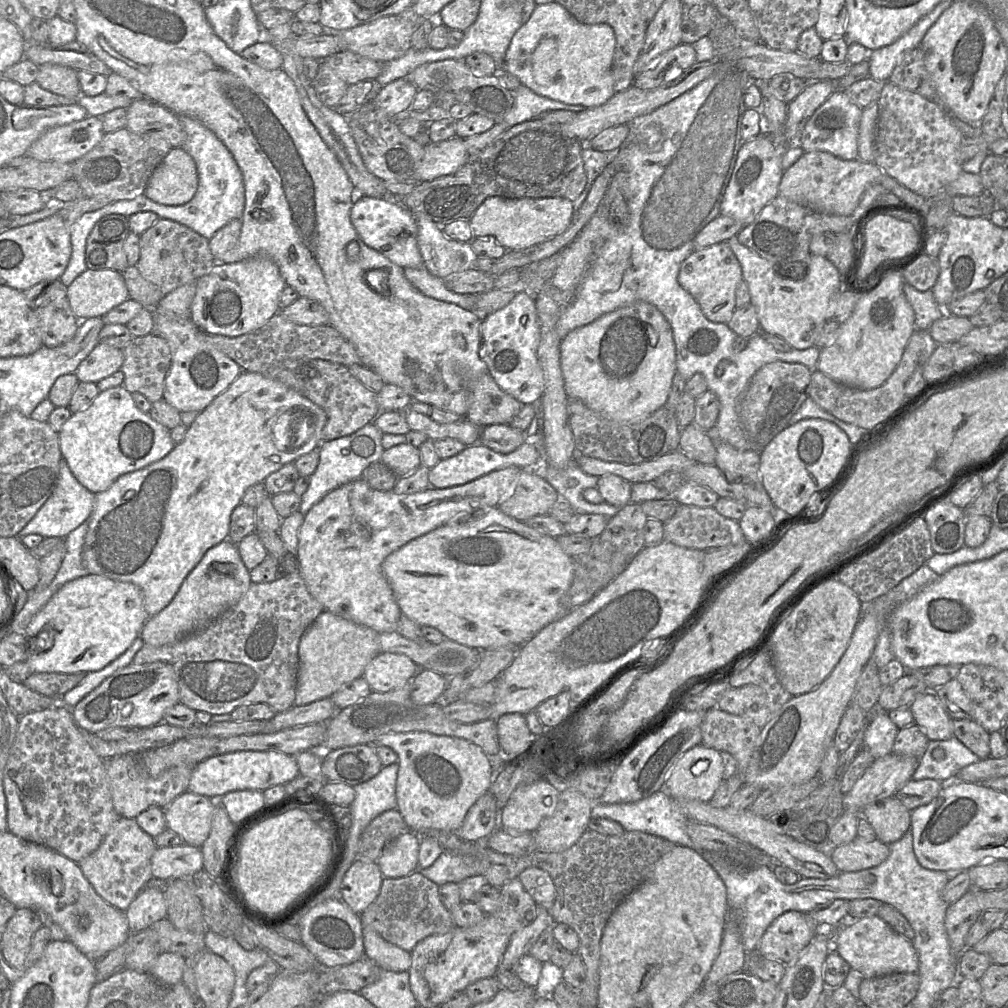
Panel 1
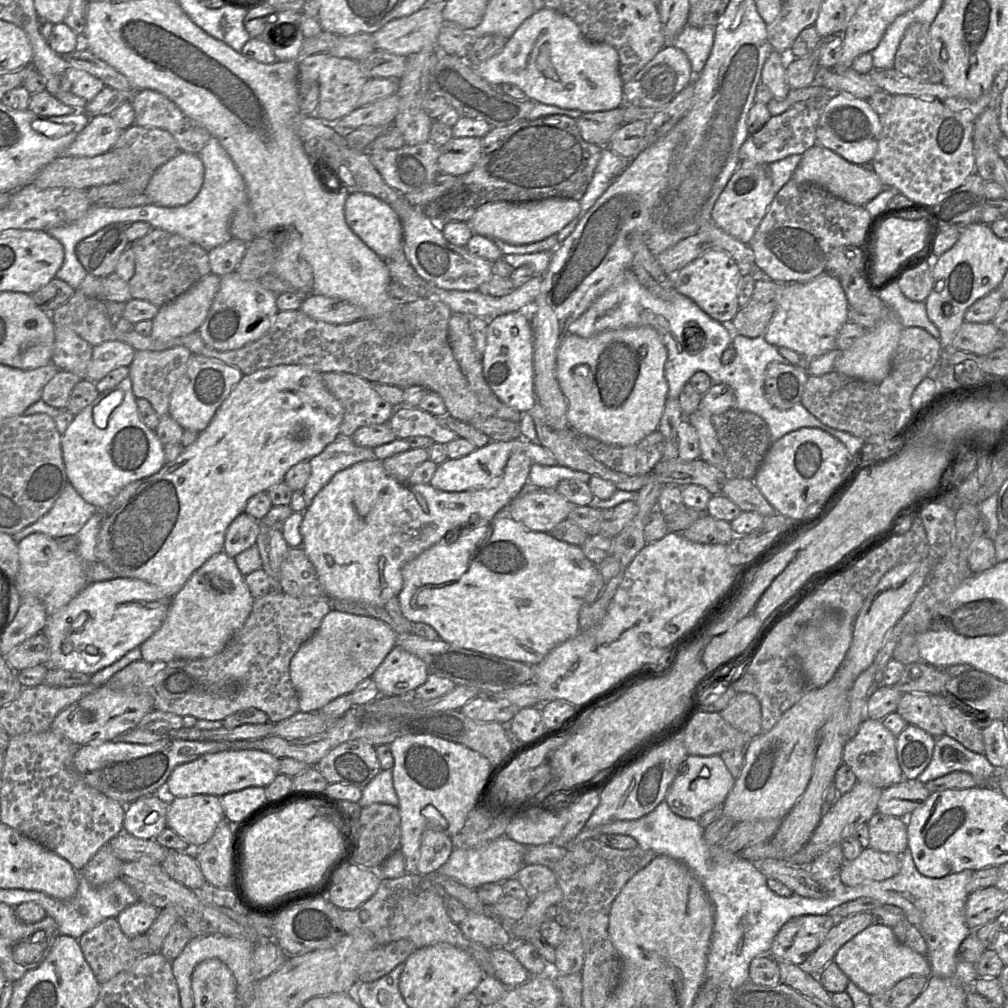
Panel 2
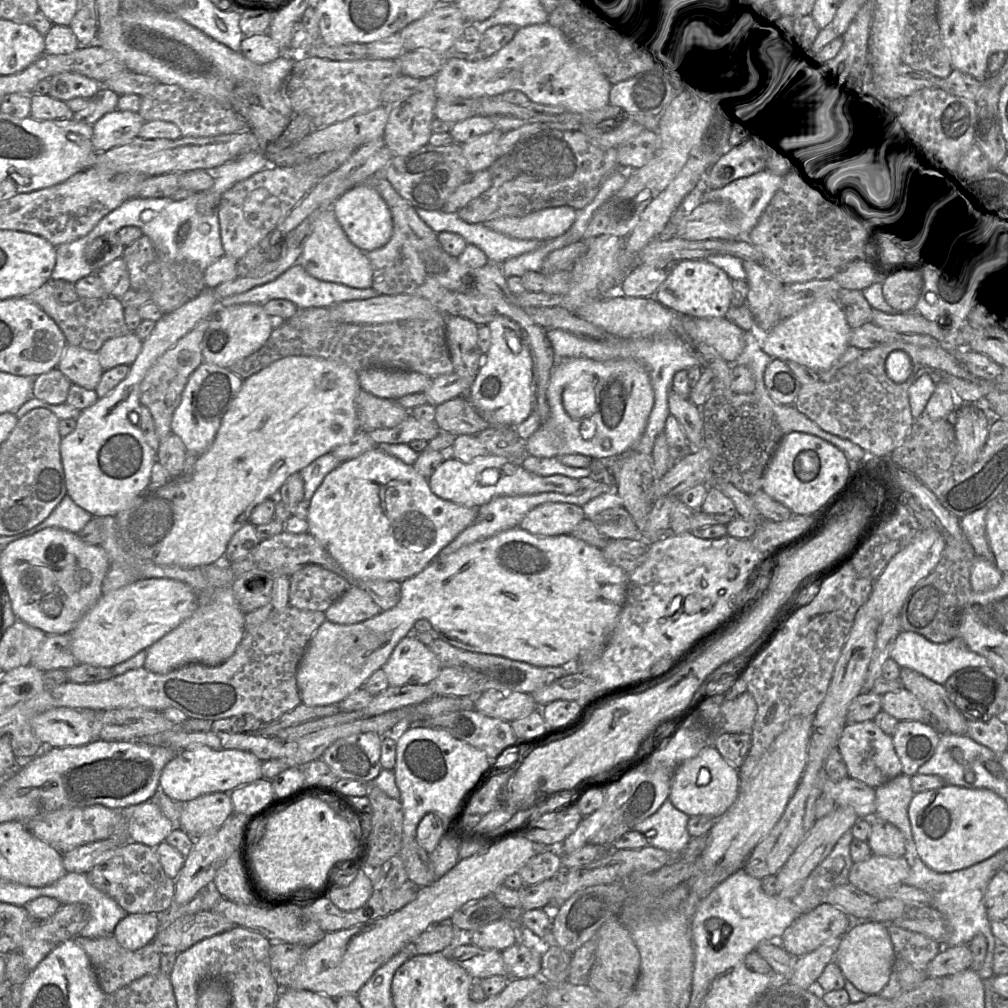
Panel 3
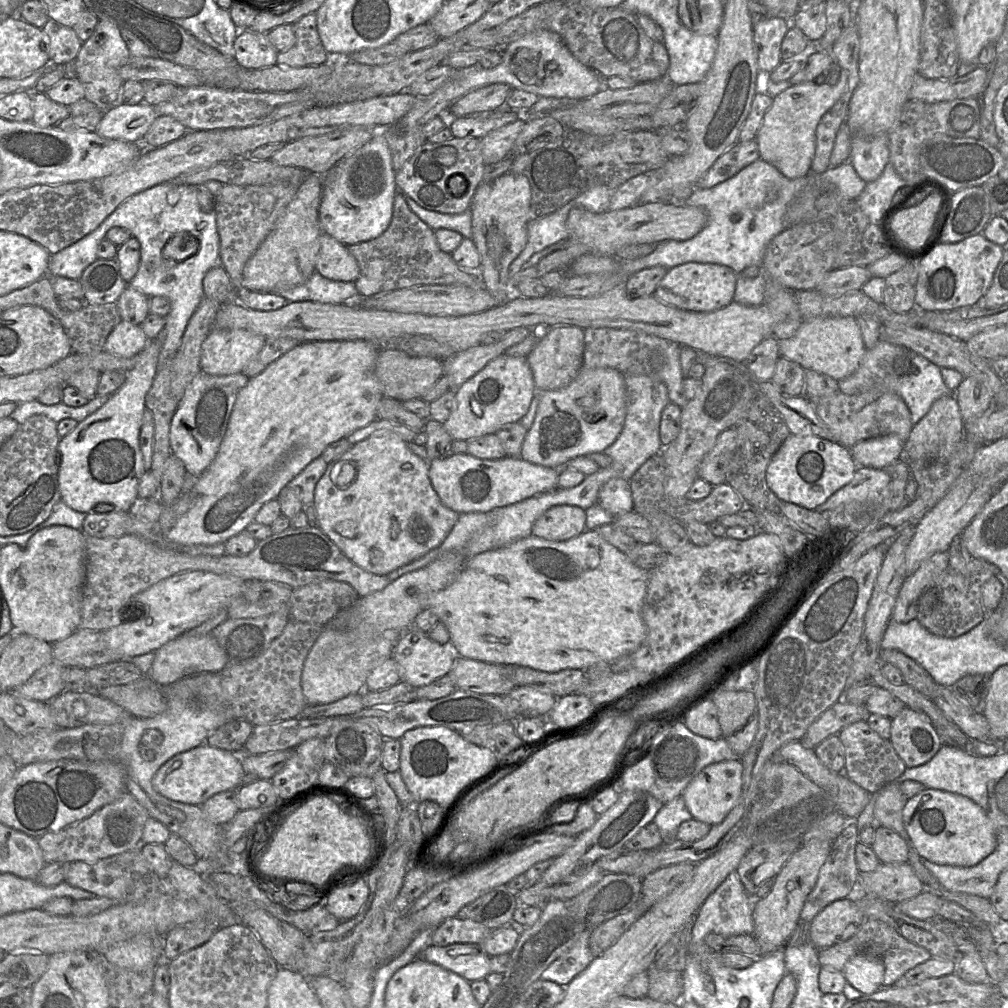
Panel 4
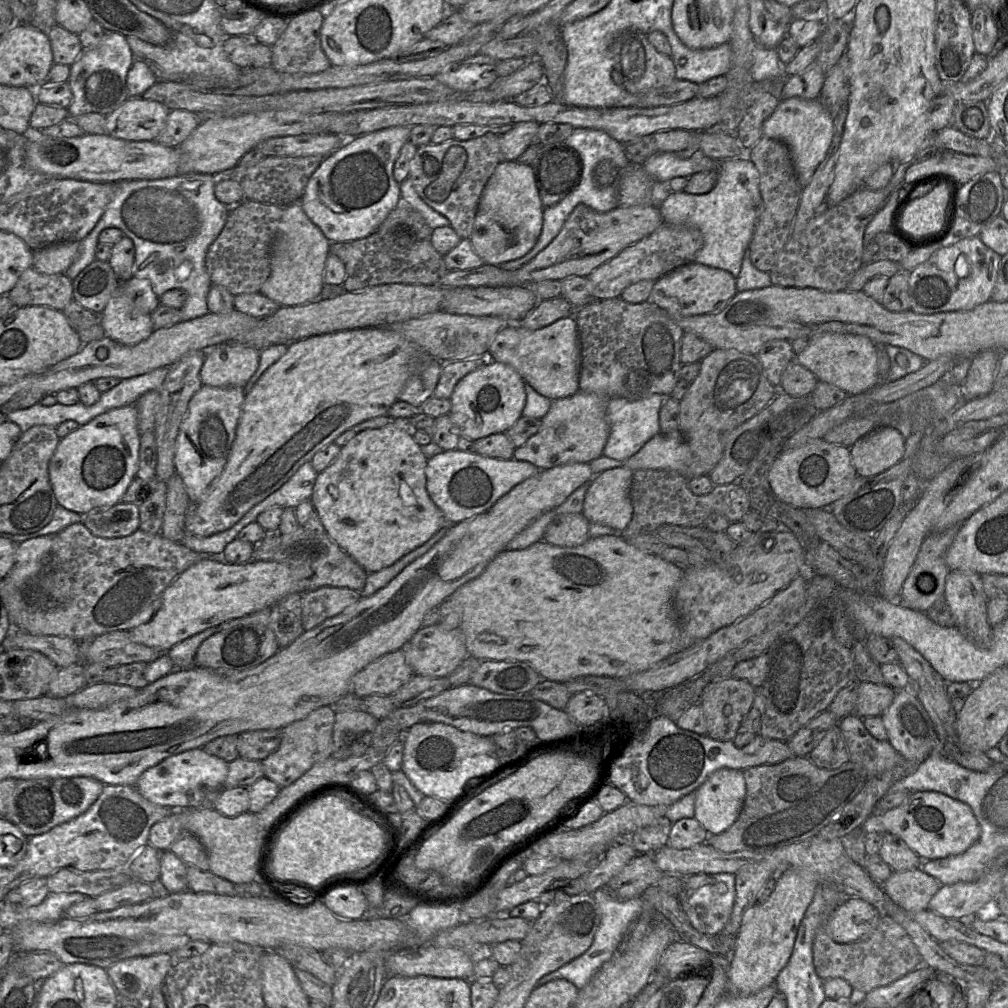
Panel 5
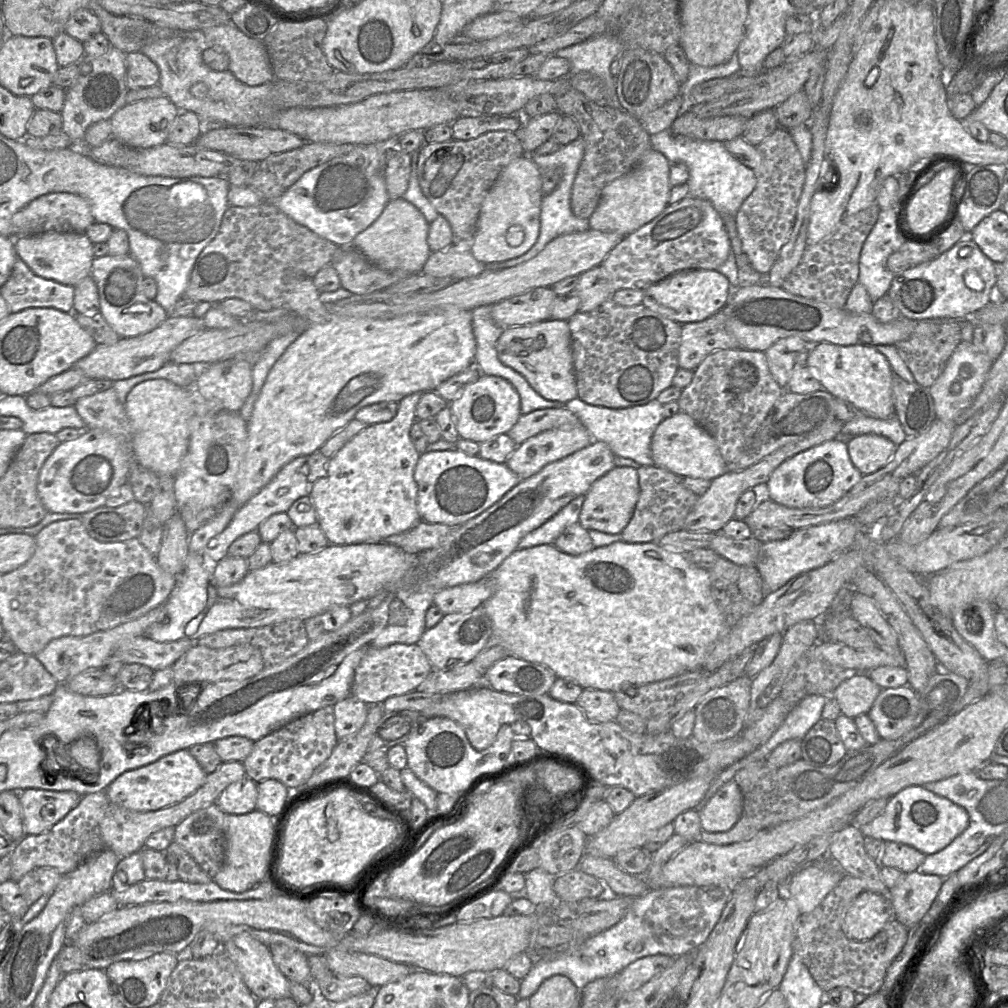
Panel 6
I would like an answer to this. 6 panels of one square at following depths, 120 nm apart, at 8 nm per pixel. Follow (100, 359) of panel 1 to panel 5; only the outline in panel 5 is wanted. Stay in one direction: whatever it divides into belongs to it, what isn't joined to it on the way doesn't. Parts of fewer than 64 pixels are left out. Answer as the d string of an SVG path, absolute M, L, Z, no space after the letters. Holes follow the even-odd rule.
M120 282L101 316L105 336L123 345L136 345L155 330L151 314L136 309L124 291L124 282Z

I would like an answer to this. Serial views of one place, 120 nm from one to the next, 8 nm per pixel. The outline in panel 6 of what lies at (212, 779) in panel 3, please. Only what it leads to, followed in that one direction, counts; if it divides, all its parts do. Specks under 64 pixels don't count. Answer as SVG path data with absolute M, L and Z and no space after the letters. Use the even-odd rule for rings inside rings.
M189 749L167 754L140 768L119 775L105 790L109 799L129 810L156 811L177 804L192 795L206 780L207 774Z

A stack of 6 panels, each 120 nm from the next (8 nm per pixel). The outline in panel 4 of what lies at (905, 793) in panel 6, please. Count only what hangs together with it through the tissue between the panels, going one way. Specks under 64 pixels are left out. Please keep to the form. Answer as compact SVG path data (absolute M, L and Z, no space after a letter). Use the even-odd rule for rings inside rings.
M926 788L907 800L903 824L919 855L940 865L974 866L997 846L994 824L986 812L968 797L957 793Z

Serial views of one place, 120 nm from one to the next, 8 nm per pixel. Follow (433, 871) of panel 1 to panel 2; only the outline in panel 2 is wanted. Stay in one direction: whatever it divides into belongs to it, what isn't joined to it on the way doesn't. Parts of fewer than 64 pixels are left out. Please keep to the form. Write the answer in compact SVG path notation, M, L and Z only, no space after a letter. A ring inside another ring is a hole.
M502 835L480 848L453 848L448 860L440 867L438 872L473 889L477 889L486 883L502 883L515 877L522 866L525 865L526 849L527 846Z

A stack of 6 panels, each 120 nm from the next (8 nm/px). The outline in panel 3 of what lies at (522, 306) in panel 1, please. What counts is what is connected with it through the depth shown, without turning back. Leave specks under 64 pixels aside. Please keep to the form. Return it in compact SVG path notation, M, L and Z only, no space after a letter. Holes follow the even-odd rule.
M496 316L488 324L491 346L467 397L489 425L517 426L533 412L533 370L526 332L506 316Z

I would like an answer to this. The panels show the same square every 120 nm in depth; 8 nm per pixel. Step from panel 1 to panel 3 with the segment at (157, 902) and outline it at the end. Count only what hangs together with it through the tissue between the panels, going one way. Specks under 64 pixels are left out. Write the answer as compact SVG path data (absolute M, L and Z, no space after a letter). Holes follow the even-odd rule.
M154 913L126 914L116 925L113 936L129 950L150 944L159 931L159 917Z

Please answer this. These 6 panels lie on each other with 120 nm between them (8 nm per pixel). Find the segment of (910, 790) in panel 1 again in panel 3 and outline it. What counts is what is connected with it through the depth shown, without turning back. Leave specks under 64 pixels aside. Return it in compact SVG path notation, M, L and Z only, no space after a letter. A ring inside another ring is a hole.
M847 777L839 782L826 778L823 793L831 797L836 806L850 806L859 819L873 819L876 809L876 789Z

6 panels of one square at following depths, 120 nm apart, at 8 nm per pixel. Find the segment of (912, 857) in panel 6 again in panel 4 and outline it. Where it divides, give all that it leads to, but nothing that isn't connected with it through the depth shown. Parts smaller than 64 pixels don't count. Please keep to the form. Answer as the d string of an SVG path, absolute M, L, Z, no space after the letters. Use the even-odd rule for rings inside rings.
M876 826L871 848L881 863L900 864L908 862L908 844L891 828Z

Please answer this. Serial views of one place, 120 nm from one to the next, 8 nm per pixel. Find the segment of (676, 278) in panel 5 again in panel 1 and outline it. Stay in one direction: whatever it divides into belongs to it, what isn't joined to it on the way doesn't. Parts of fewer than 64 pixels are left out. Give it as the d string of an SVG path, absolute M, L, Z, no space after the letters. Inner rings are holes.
M727 241L695 249L681 263L678 272L679 284L697 301L705 317L726 324L736 309L736 289L742 280L741 266Z

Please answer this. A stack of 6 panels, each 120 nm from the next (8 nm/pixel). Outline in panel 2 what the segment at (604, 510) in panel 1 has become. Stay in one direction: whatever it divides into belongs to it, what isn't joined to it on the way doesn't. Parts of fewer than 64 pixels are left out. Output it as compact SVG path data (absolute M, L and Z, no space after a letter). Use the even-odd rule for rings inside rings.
M533 462L530 467L528 481L539 489L555 489L563 479L578 479L588 482L591 475L560 464L542 465Z

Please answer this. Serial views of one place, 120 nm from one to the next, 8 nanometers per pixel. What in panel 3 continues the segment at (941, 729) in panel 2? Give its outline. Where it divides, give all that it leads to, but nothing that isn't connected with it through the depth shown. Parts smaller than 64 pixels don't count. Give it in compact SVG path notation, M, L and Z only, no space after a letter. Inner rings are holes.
M901 689L882 696L882 711L898 721L915 720L930 723L930 712L927 711L908 690Z

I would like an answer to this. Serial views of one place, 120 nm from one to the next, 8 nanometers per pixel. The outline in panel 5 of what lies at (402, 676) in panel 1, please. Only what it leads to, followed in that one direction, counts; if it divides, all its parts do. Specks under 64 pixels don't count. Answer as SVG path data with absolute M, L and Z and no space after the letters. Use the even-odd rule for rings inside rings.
M438 624L421 627L402 650L415 675L432 678L447 677L469 656L462 631L447 631Z

